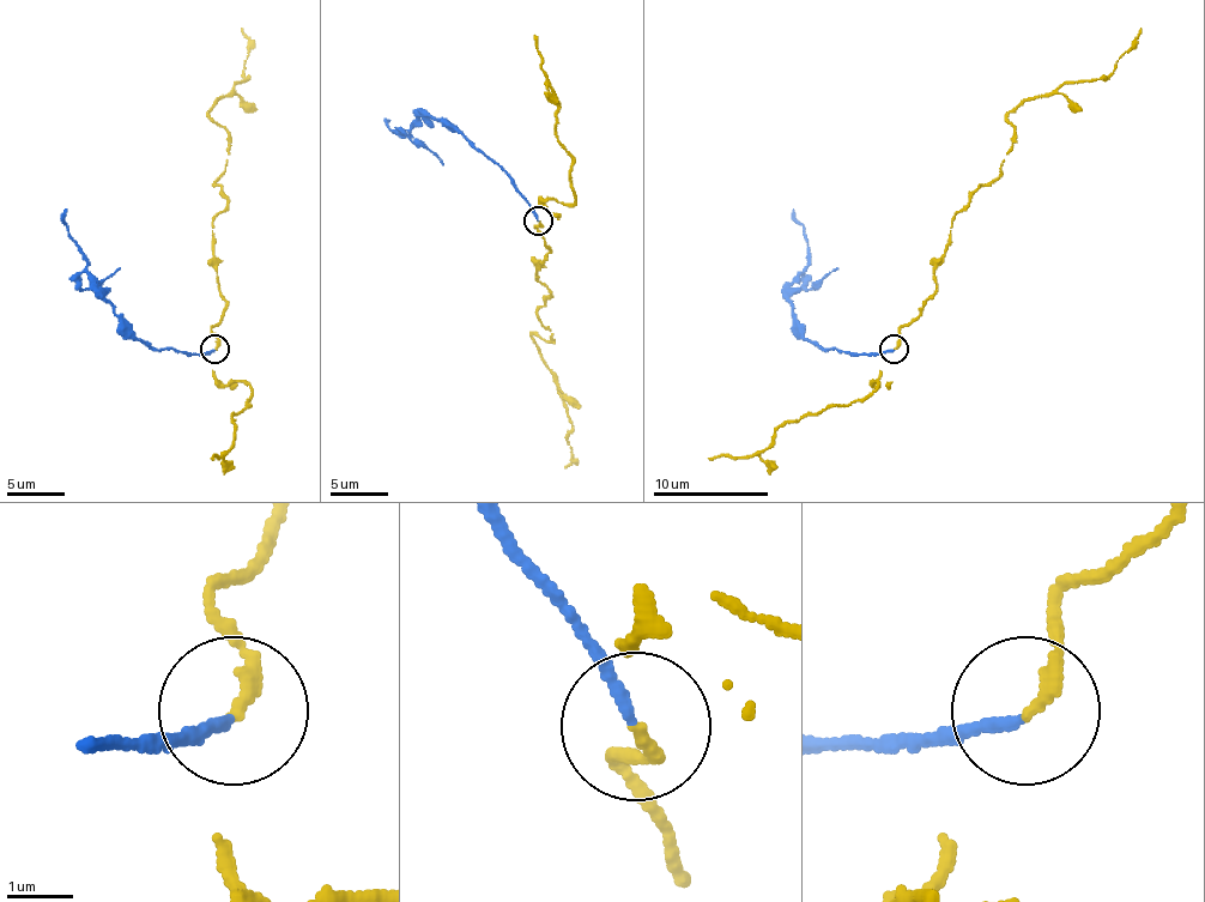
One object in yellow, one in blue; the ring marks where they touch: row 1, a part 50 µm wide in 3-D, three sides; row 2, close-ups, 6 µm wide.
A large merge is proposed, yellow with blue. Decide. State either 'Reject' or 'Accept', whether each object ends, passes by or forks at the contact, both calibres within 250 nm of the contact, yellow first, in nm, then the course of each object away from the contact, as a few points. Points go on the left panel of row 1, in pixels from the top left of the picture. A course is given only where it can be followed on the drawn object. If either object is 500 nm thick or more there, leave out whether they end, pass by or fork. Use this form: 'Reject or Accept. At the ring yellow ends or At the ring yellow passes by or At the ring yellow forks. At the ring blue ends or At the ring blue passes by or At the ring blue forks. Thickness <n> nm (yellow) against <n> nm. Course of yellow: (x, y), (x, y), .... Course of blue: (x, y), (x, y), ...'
Reject. At the ring yellow ends. At the ring blue ends. Thickness 200 nm (yellow) against 160 nm. Course of yellow: (216, 347), (224, 307), (213, 221), (228, 198), (213, 183), (228, 132), (210, 114), (248, 77), (242, 28). Course of blue: (216, 351), (152, 351), (115, 313), (107, 292), (86, 273), (80, 276), (80, 288), (86, 290), (121, 267)

